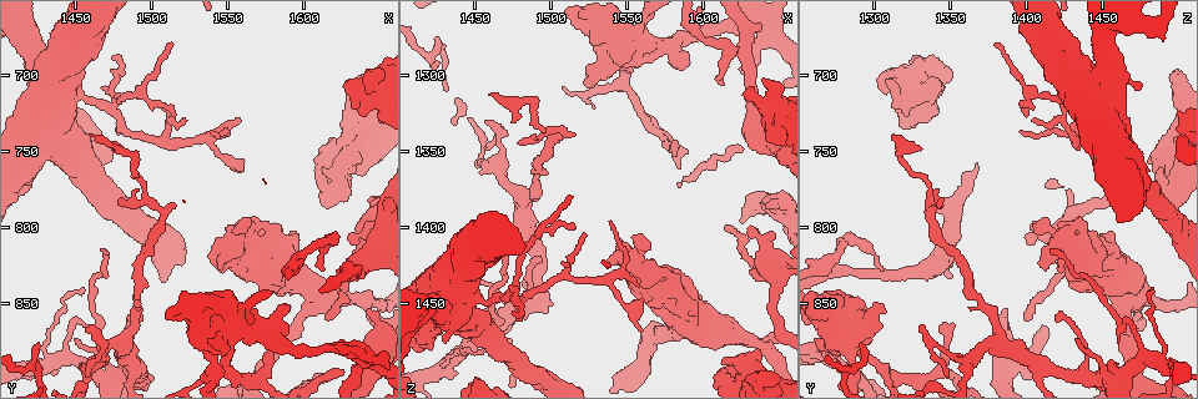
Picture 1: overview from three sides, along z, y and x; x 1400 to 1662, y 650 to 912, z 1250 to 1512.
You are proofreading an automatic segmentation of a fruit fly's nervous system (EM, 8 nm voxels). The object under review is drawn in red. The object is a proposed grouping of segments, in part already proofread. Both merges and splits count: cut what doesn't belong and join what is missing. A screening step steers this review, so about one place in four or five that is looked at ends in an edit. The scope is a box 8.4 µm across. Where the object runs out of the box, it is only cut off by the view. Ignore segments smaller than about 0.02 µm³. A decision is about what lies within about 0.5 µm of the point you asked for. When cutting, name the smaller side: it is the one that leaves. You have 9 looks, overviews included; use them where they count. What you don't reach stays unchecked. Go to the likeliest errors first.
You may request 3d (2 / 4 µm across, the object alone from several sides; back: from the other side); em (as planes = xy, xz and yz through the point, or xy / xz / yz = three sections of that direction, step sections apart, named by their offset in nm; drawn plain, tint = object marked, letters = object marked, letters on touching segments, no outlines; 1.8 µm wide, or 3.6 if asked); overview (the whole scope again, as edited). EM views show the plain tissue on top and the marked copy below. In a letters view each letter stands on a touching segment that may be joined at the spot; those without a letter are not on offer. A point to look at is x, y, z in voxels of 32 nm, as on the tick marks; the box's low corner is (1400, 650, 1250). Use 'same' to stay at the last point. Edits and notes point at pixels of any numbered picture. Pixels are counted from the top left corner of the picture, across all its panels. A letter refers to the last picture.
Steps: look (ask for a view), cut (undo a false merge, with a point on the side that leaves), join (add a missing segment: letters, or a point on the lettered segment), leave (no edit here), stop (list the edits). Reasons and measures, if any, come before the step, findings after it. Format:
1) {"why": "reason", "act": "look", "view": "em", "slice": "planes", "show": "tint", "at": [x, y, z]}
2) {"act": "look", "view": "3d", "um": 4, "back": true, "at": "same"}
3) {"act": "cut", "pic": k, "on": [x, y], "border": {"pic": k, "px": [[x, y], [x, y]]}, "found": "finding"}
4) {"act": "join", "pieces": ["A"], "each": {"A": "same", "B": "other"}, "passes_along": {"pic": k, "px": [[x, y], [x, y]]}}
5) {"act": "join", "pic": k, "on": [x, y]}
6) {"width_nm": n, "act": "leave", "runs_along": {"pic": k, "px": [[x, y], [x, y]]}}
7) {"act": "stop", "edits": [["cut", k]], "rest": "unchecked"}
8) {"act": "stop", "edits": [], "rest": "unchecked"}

{"act": "look", "view": "3d", "um": 4, "at": [1646, 714, 1324]}

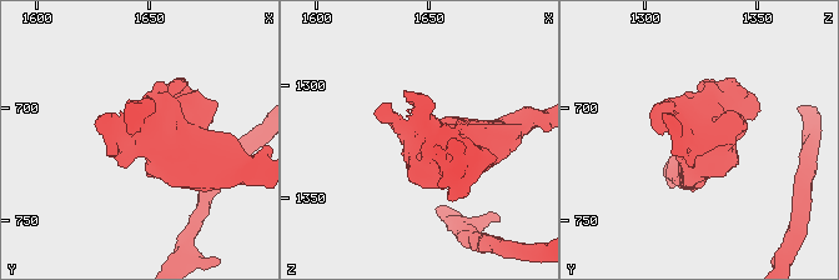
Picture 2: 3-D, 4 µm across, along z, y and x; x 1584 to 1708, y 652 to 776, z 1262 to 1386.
{"act": "look", "view": "em", "um": 3.6, "slice": "xz", "step": 8, "show": "tint", "at": [1645, 713, 1324]}

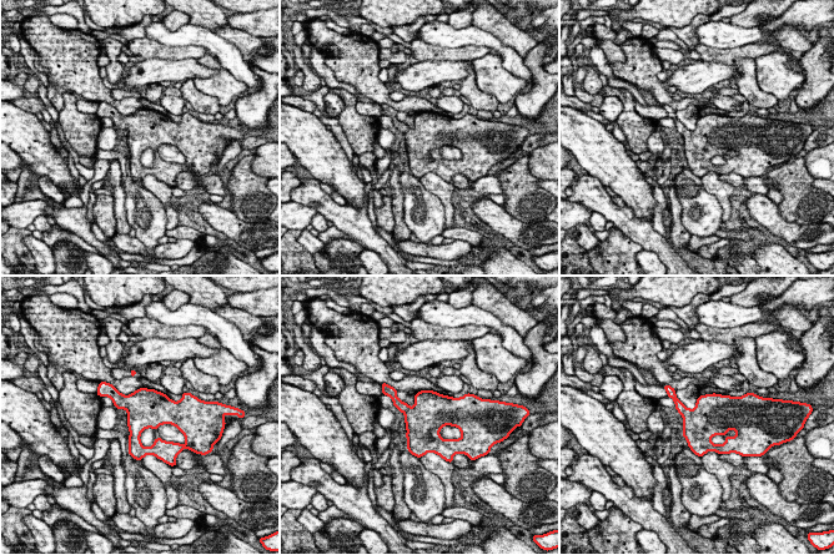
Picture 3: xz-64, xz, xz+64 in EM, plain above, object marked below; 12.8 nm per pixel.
{"act": "look", "view": "em", "um": 3.6, "slice": "planes", "show": "letters", "at": "same"}

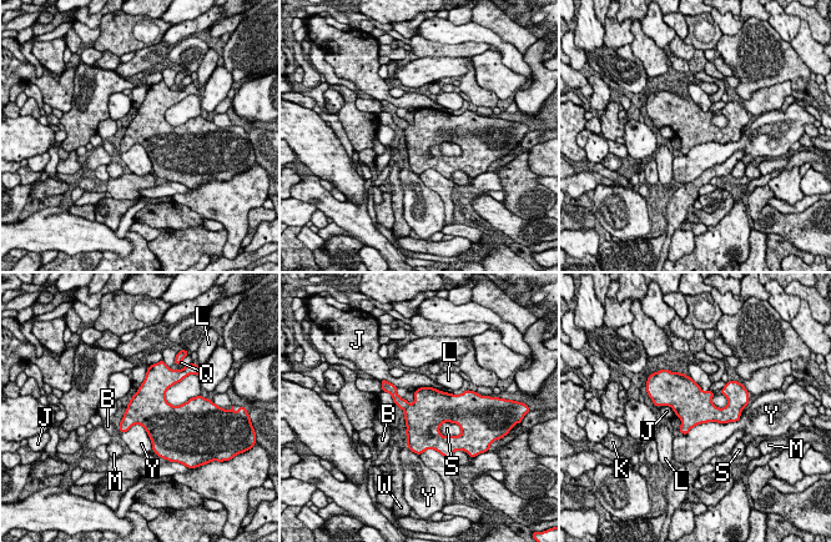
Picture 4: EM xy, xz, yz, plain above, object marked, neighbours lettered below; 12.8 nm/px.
{"act": "leave", "each": {"B": "other", "J": "other", "K": "other", "L": "other", "M": "other", "Q": "other", "S": "other", "W": "other", "Y": "other"}, "border": {"pic": 4, "px": [[396, 387], [399, 396], [414, 402]]}, "found": "all the same neuron"}

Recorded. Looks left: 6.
{"why": "calibre changes", "act": "look", "view": "em", "um": 3.6, "slice": "xy", "step": 16, "show": "tint", "at": [1430, 702, 1450]}

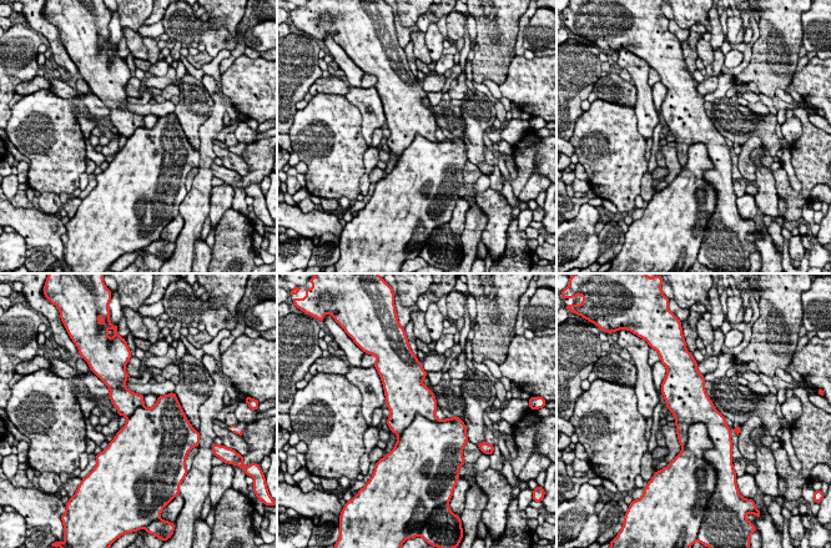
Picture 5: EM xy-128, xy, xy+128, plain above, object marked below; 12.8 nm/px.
{"why": "another direction", "act": "look", "view": "em", "um": 3.6, "slice": "planes", "show": "tint", "at": "same"}

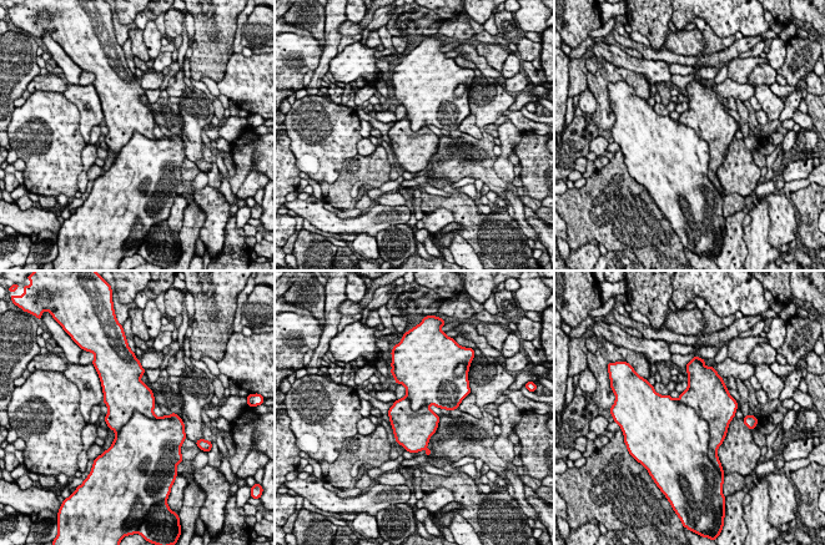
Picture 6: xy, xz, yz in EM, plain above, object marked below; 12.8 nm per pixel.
{"act": "look", "view": "em", "um": 3.6, "slice": "planes", "show": "letters", "at": "same"}

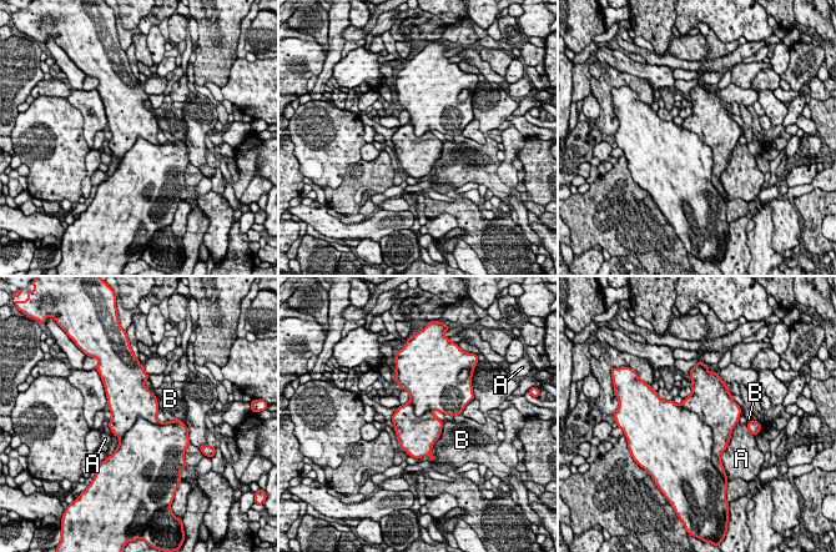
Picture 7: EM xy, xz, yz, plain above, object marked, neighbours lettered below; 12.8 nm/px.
{"longest_contact_nm": ["A", 420], "act": "cut", "pic": 7, "on": [695, 438], "each": {"A": "other", "B": "other"}, "border": {"pic": 7, "px": [[680, 405], [710, 427], [711, 457]]}, "found": "two neurons meet here"}

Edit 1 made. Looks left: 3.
{"why": "see it whole again", "act": "look", "view": "overview"}

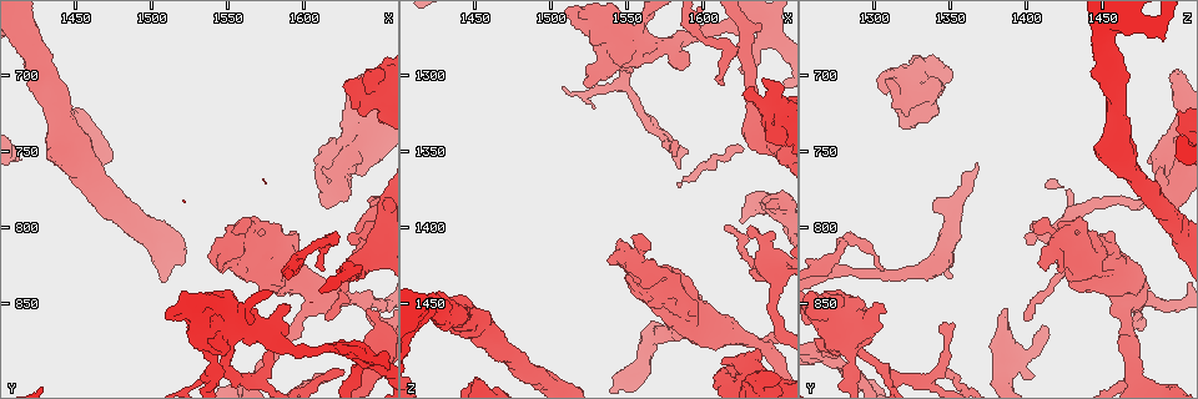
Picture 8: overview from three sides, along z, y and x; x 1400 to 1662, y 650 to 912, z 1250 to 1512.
{"why": "abrupt turn", "act": "look", "view": "em", "slice": "xy", "step": 16, "show": "letters", "at": [1546, 870, 1284]}

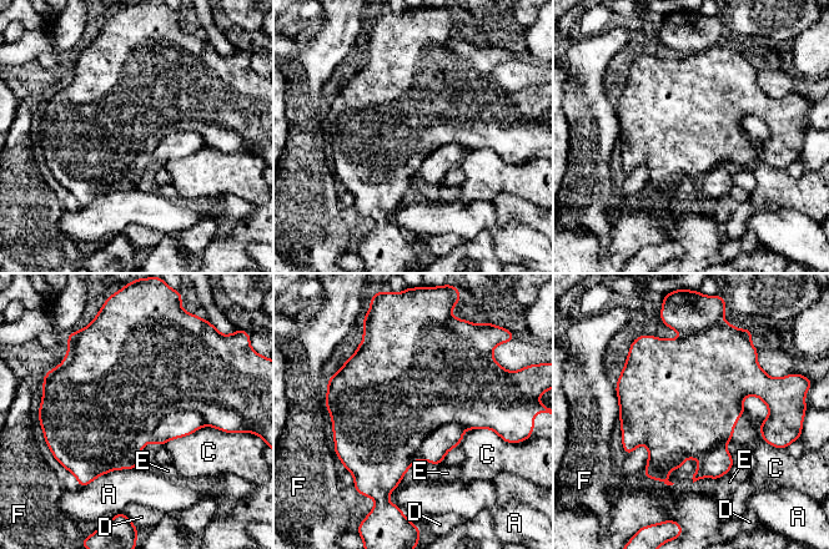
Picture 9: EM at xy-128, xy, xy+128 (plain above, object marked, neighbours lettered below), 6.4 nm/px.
{"longest_contact_nm": ["C", 380], "act": "cut", "pic": 9, "on": [177, 424], "each": {"A": "other", "C": "other", "D": "other", "E": "other", "F": "other"}, "border": {"pic": 9, "px": [[204, 418], [170, 412], [149, 442]]}, "found": "two neurons meet here"}

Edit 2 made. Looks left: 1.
{"act": "stop", "edits": [["cut", 7], ["cut", 9]], "rest": "unchecked"}

